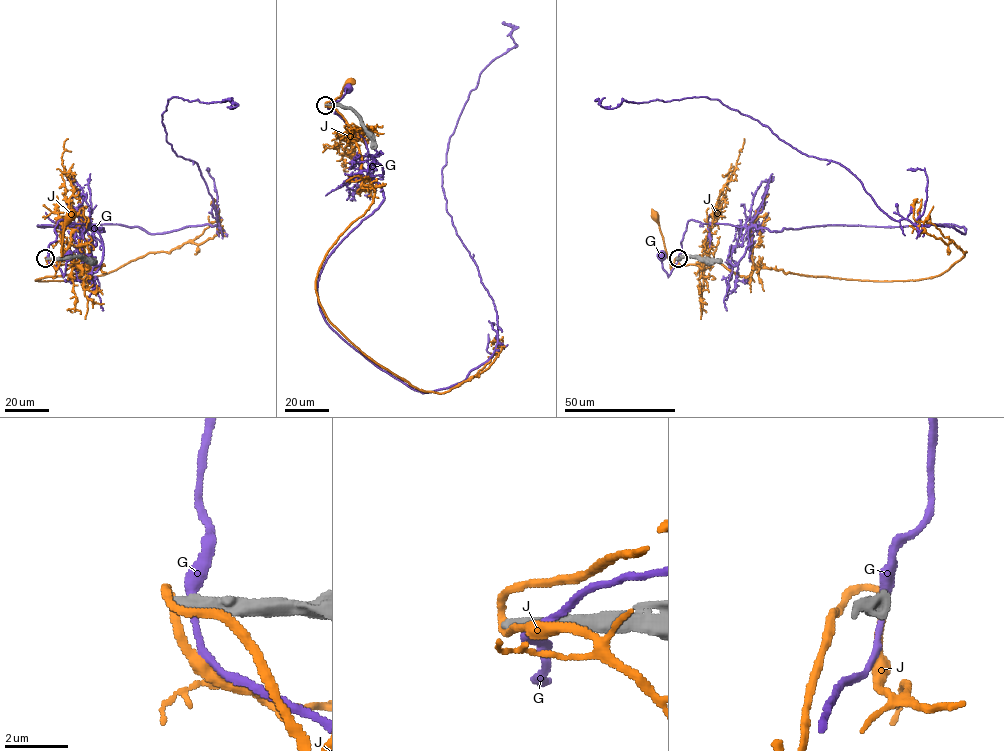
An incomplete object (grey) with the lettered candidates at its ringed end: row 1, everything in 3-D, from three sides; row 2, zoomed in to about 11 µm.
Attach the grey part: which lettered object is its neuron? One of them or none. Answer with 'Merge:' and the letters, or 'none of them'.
Merge: none of them

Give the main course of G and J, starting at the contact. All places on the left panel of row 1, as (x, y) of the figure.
G: (47, 258), (64, 275), (67, 255)
J: (46, 258), (56, 269), (61, 255), (65, 219), (71, 214)

